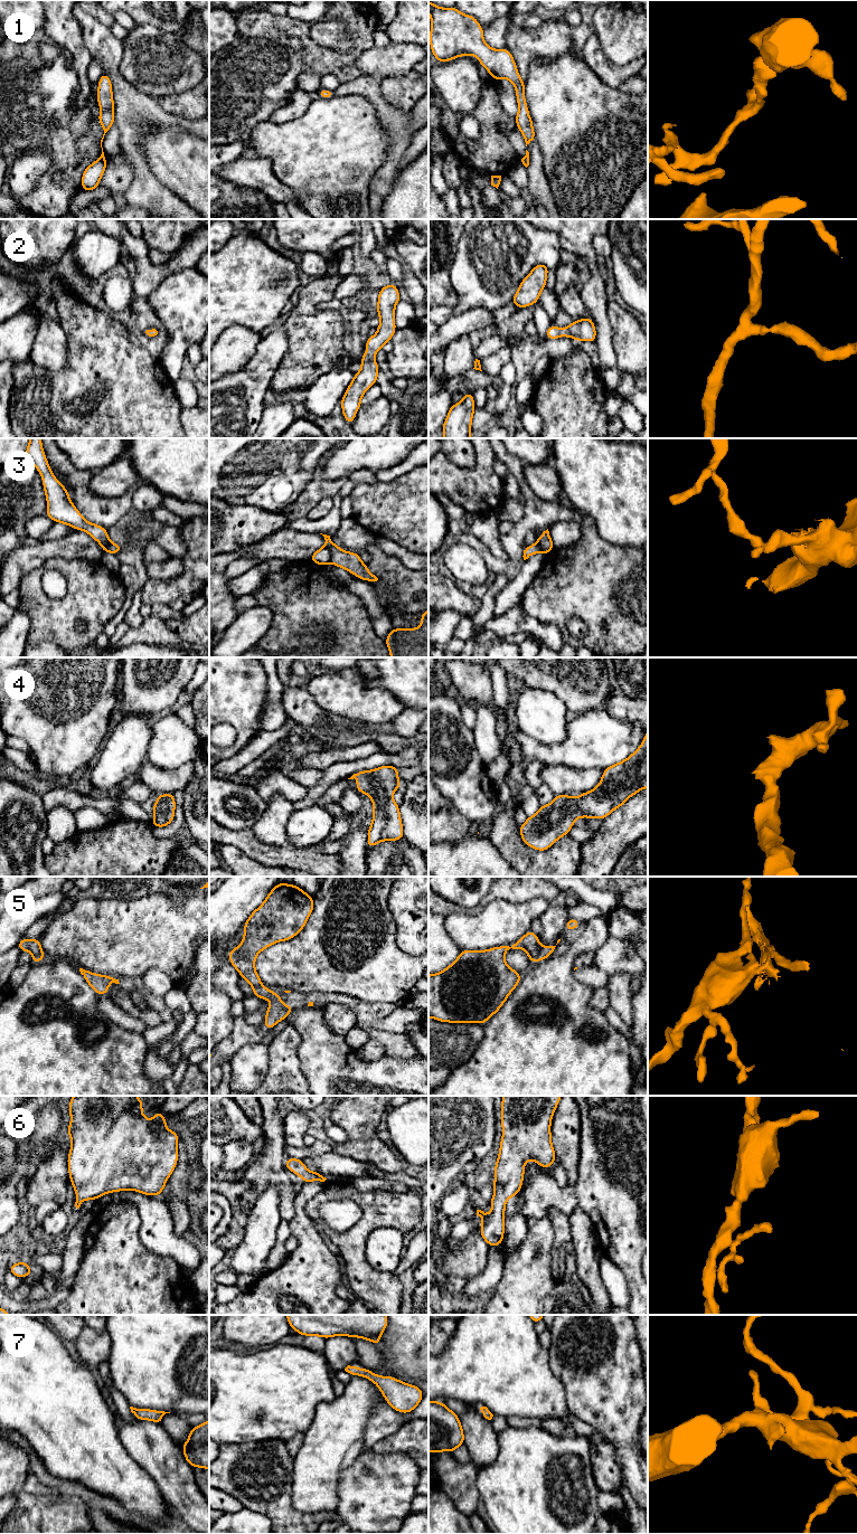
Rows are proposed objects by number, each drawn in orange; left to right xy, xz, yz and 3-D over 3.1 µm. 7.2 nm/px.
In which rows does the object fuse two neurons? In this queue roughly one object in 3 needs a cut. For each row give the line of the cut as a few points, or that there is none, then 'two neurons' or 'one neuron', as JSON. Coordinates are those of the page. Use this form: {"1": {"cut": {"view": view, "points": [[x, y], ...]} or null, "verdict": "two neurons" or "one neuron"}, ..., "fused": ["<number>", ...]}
{"1": {"cut": null, "verdict": "one neuron"}, "2": {"cut": null, "verdict": "one neuron"}, "3": {"cut": {"view": "xz", "points": [[325, 546], [330, 552], [330, 561]]}, "verdict": "two neurons"}, "4": {"cut": null, "verdict": "one neuron"}, "5": {"cut": {"view": "yz", "points": [[542, 947], [536, 959]]}, "verdict": "two neurons"}, "6": {"cut": null, "verdict": "one neuron"}, "7": {"cut": null, "verdict": "one neuron"}, "fused": ["3", "5"]}

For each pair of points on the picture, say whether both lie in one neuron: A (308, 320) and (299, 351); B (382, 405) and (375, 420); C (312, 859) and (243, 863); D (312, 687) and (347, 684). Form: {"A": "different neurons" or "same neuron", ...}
{"A": "same neuron", "B": "same neuron", "C": "different neurons", "D": "same neuron"}

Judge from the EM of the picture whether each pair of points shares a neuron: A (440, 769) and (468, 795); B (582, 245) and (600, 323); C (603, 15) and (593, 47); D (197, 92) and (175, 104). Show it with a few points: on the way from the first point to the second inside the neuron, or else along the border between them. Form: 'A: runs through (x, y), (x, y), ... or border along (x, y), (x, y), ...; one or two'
A: runs through (446, 774), (461, 788); one
B: runs through (593, 264), (596, 304); one
C: border along (595, 32), (600, 47), (606, 58); two
D: runs through (191, 97), (185, 104), (180, 104); one

